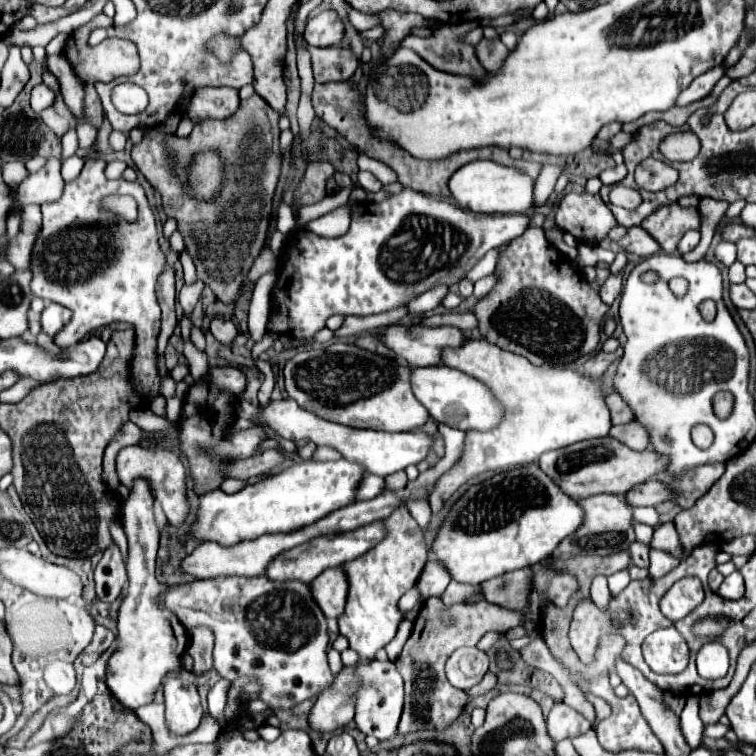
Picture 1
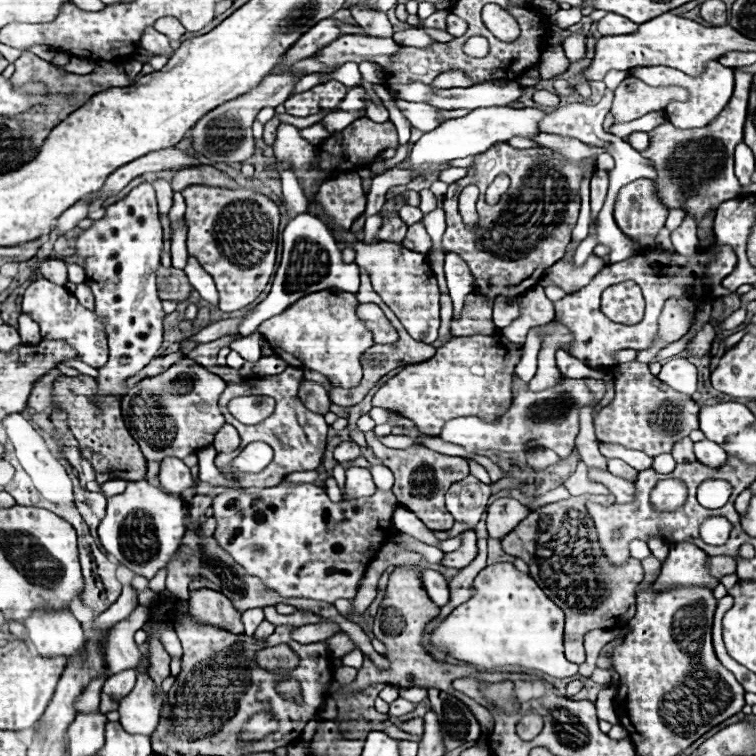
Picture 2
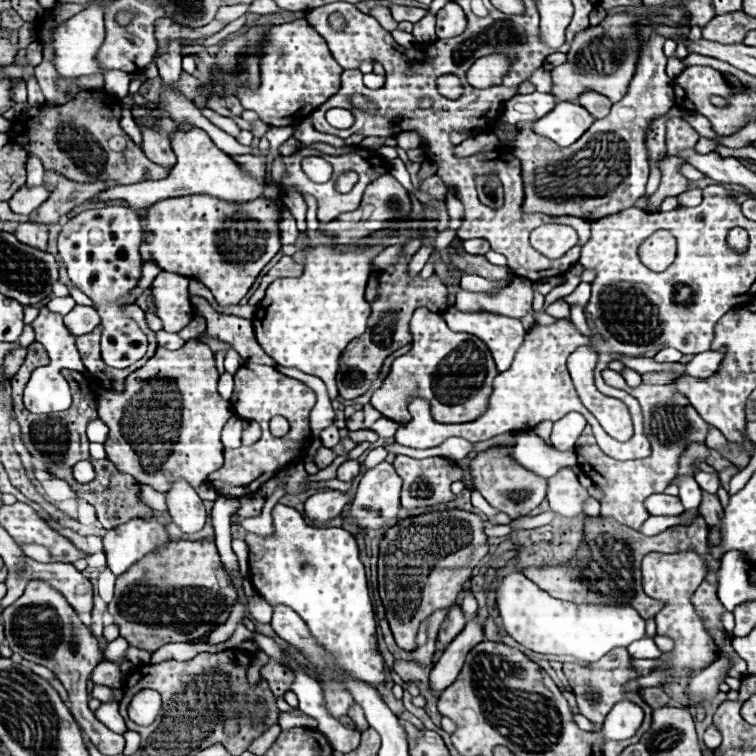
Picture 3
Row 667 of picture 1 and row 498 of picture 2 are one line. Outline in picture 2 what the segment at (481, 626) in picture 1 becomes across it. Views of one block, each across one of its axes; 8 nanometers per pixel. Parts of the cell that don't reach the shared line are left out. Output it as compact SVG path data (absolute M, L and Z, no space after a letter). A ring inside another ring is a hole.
M372 432L366 434L366 440L368 440L368 446L374 450L374 454L382 460L382 464L392 470L392 474L394 474L392 492L394 492L396 500L404 508L414 512L426 524L426 528L438 530L438 532L452 528L454 518L444 506L444 494L448 492L452 482L464 480L468 476L468 462L460 456L446 456L446 454L434 452L424 446L414 446L408 450L390 450L390 448L382 446ZM446 468L452 468L454 474L446 474Z

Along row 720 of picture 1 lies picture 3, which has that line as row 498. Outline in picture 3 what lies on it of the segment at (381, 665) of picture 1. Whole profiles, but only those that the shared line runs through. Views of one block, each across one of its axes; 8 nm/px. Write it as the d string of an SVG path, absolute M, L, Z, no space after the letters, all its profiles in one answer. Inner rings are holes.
M380 462L374 468L366 470L360 480L358 494L352 502L348 520L360 528L378 530L384 524L398 522L400 508L400 488L402 480L394 472L392 464Z

